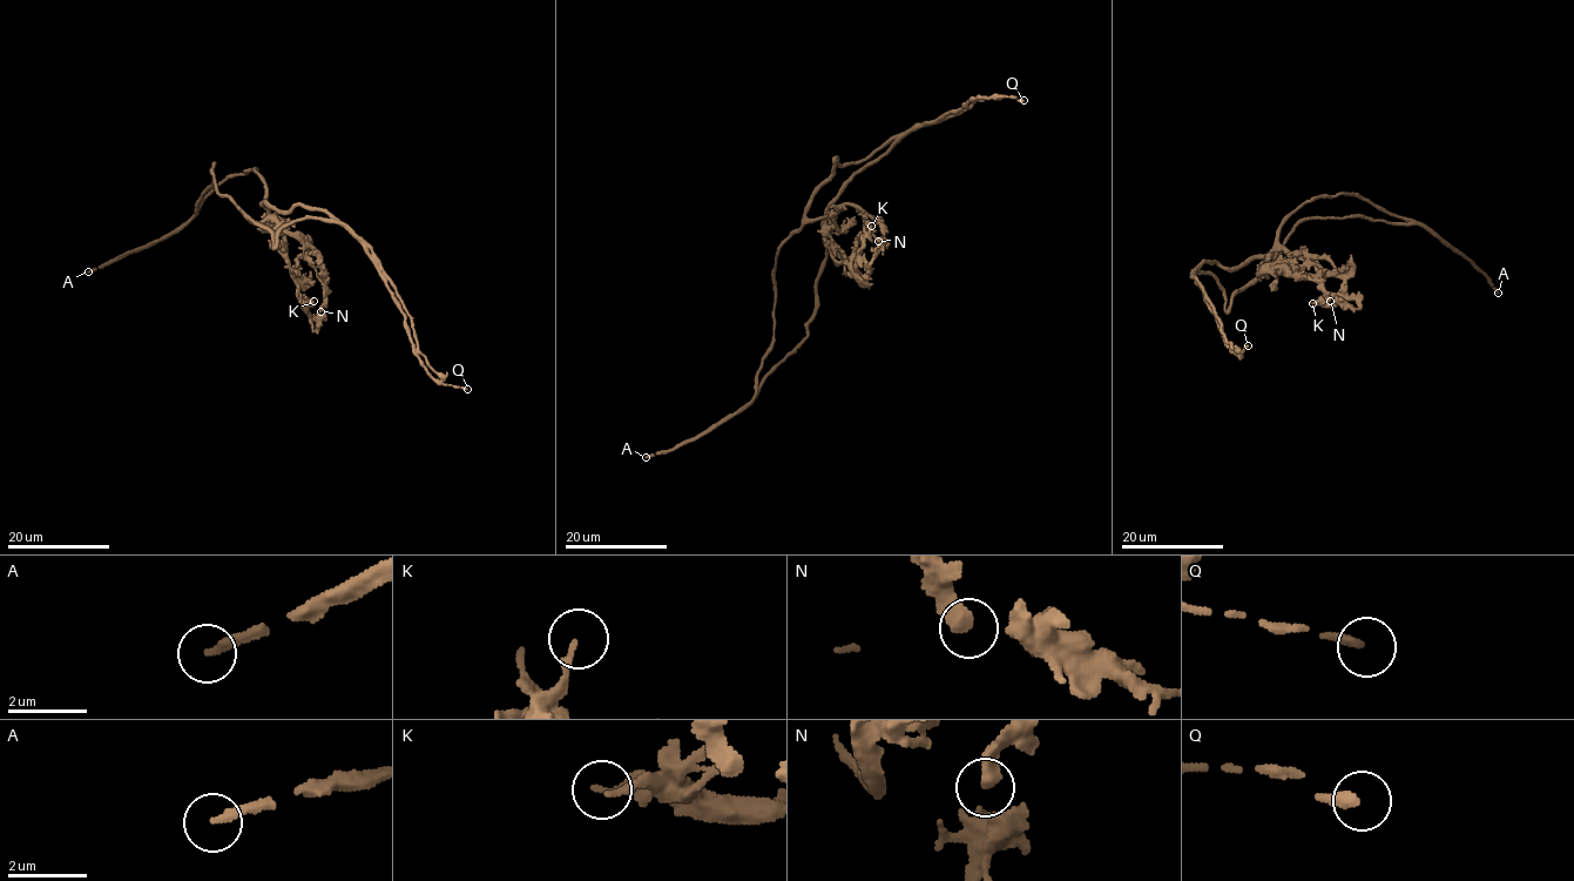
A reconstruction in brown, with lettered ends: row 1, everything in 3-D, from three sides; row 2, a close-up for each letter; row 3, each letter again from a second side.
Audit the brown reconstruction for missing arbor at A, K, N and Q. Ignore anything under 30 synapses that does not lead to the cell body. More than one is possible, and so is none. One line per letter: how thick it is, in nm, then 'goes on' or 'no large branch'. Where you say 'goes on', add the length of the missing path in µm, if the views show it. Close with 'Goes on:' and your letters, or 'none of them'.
A: 200 nm thick; goes on; about 120 µm are missing
K: 160 nm thick; no large branch
N: 260 nm thick; no large branch
Q: 240 nm thick; no large branch
Goes on: A

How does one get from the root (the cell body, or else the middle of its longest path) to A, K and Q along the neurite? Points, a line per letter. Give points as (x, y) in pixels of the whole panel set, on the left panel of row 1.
A: (263, 202), (265, 185), (255, 168), (234, 175), (217, 185), (184, 224), (88, 271)
K: (263, 202), (275, 244), (289, 263), (290, 273), (297, 284), (301, 308), (313, 301)
Q: (263, 202), (284, 212), (319, 208), (353, 235), (391, 282), (418, 348), (440, 381), (467, 389)

